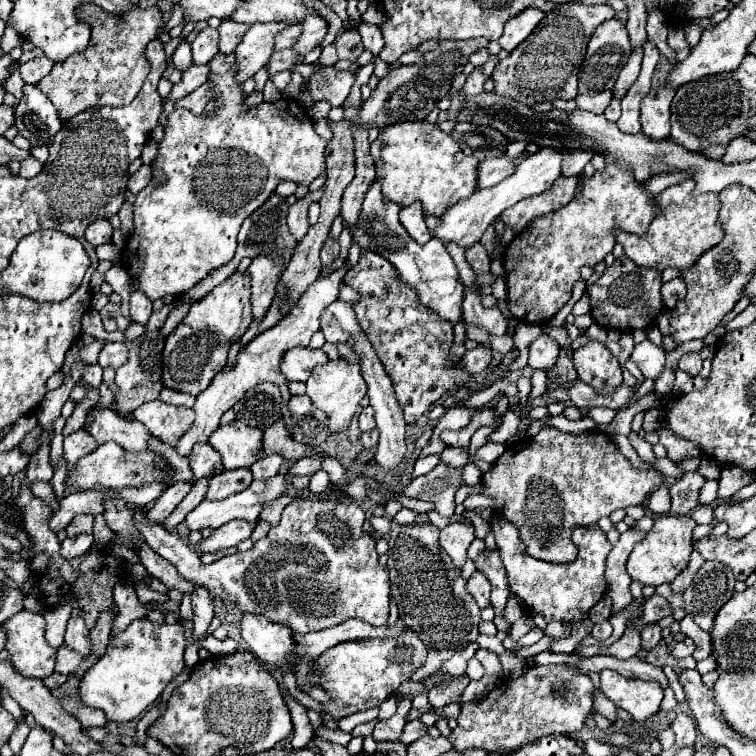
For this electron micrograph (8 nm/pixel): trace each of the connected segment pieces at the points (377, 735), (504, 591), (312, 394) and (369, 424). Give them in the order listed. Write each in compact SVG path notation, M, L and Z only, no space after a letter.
M403 699L397 703L397 713L385 721L379 721L373 729L375 741L397 741L403 733L403 727L407 723L407 715L411 711L411 699Z
M499 549L481 551L479 557L475 559L475 567L491 583L491 602L495 604L492 605L493 607L495 606L495 619L493 619L493 623L497 625L499 631L509 631L511 625L501 617L501 607L505 607L505 601L509 597L509 585L507 585L507 575L505 575L503 561L499 557Z
M343 357L337 361L329 361L327 365L315 367L307 381L307 395L309 395L311 403L327 415L327 429L331 433L349 429L351 419L357 413L361 399L365 397L365 389L367 387L363 383L361 367L357 363L347 363Z
M365 407L365 409L359 413L359 429L361 429L361 433L375 429L375 419L373 419L371 407Z

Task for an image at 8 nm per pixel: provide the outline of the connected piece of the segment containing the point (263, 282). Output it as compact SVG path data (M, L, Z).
M253 259L247 273L251 277L251 313L253 321L259 323L273 301L275 283L279 279L279 267L275 267L271 259Z

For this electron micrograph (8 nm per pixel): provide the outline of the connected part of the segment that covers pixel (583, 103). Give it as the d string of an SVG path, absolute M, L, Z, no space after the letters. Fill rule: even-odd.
M599 91L599 93L587 93L587 95L577 95L577 107L591 111L591 113L603 113L605 107L611 103L613 95L611 91Z

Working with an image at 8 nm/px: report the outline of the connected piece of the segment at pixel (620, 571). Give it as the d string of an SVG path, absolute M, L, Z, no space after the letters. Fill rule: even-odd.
M625 531L619 535L619 541L613 545L611 553L607 555L607 569L605 569L605 581L607 581L607 595L613 599L613 615L627 609L633 601L629 585L631 577L625 571L625 563L629 559L629 553L633 551L635 543L643 539L643 531Z

